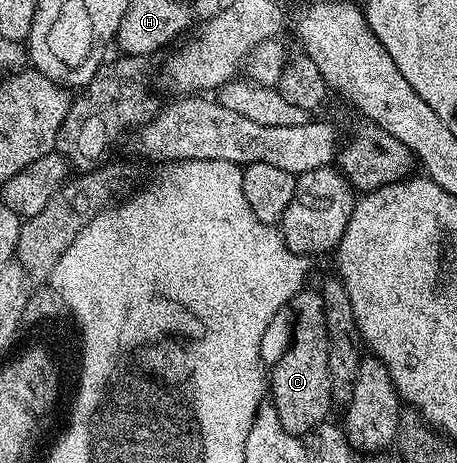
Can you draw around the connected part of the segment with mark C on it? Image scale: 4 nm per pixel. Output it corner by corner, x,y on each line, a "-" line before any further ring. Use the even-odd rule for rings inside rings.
316,288
301,289
291,302
293,338
281,353
277,366
271,369
271,403
279,415
279,423
288,433
304,435
317,425
326,424
329,408
335,405
333,384
327,367
327,315
323,315
323,299

